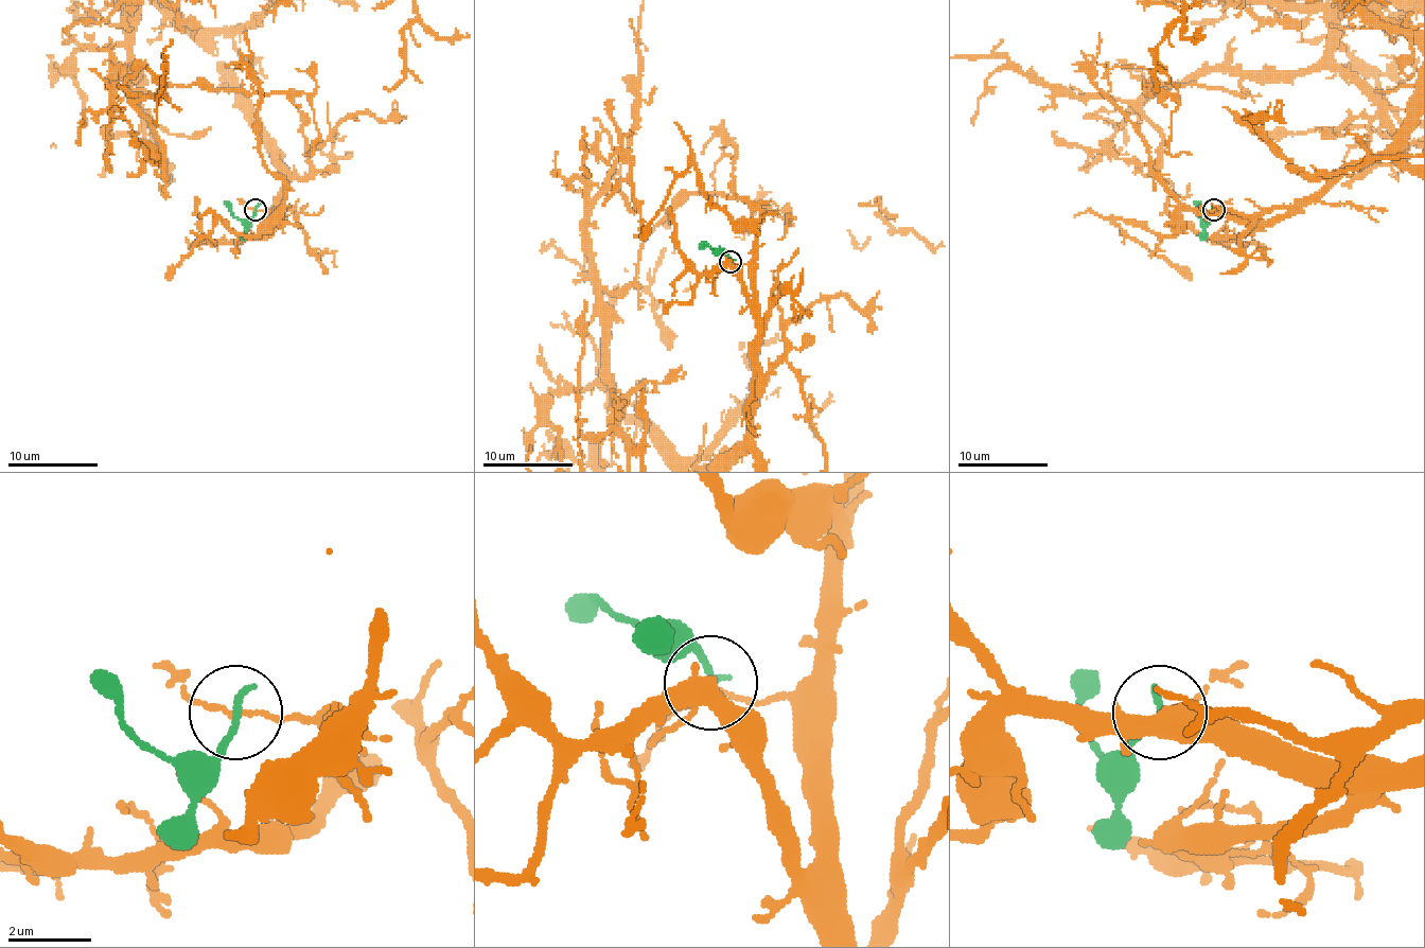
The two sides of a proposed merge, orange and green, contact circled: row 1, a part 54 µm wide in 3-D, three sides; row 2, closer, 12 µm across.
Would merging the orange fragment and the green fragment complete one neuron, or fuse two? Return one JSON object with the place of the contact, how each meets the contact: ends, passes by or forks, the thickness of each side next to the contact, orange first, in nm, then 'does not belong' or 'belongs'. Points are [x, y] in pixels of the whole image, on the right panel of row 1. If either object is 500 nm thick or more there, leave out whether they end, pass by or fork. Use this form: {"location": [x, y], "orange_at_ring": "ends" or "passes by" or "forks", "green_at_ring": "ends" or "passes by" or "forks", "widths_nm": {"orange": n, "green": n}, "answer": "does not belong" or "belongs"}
{"location": [1213, 210], "orange_at_ring": "passes by", "green_at_ring": "ends", "widths_nm": {"orange": 120, "green": 200}, "answer": "does not belong"}

